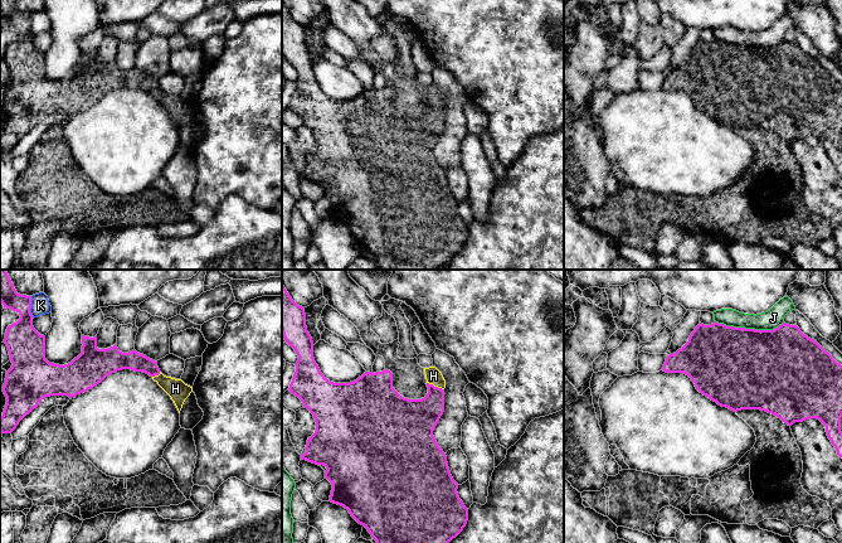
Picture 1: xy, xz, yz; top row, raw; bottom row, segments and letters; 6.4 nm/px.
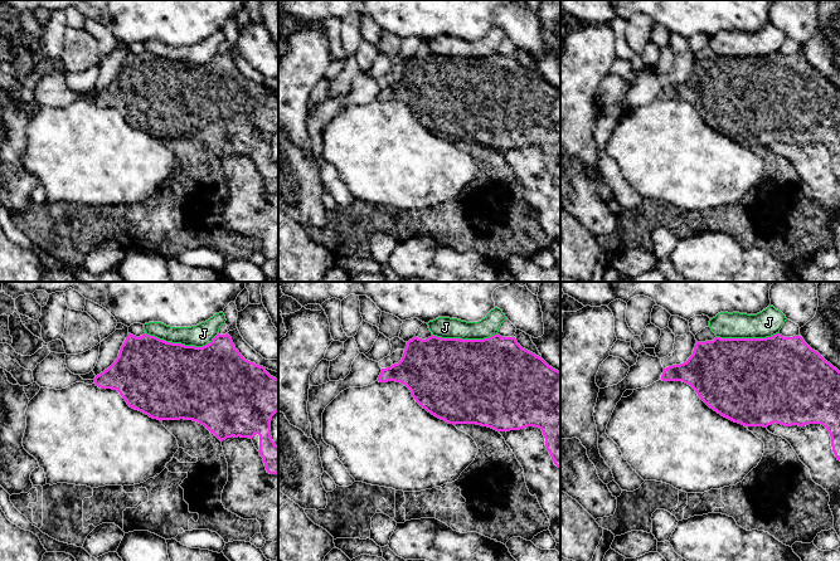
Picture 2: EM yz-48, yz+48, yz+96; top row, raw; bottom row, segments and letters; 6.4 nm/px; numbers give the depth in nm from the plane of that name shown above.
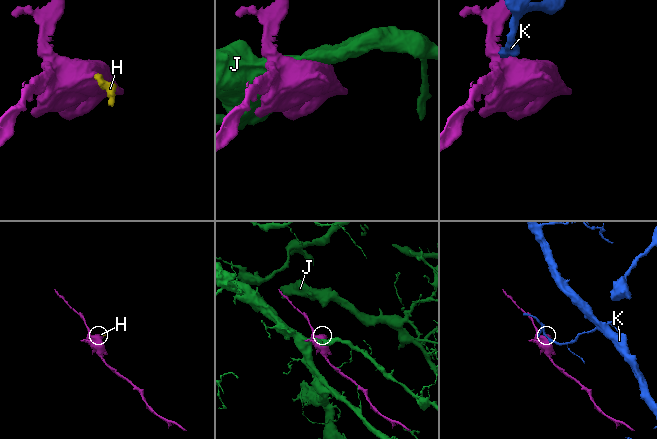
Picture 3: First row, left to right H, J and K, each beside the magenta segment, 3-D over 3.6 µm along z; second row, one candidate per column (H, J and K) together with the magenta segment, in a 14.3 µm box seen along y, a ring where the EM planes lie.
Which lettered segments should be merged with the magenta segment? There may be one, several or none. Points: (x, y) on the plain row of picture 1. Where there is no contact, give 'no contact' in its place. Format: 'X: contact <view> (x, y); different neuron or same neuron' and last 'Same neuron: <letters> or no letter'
H: contact xz (433, 103); same neuron
J: contact yz (749, 47); different neuron
K: contact xy (30, 25); different neuron
Same neuron: H

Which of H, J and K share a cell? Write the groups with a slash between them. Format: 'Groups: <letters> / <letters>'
Groups: H / J / K

